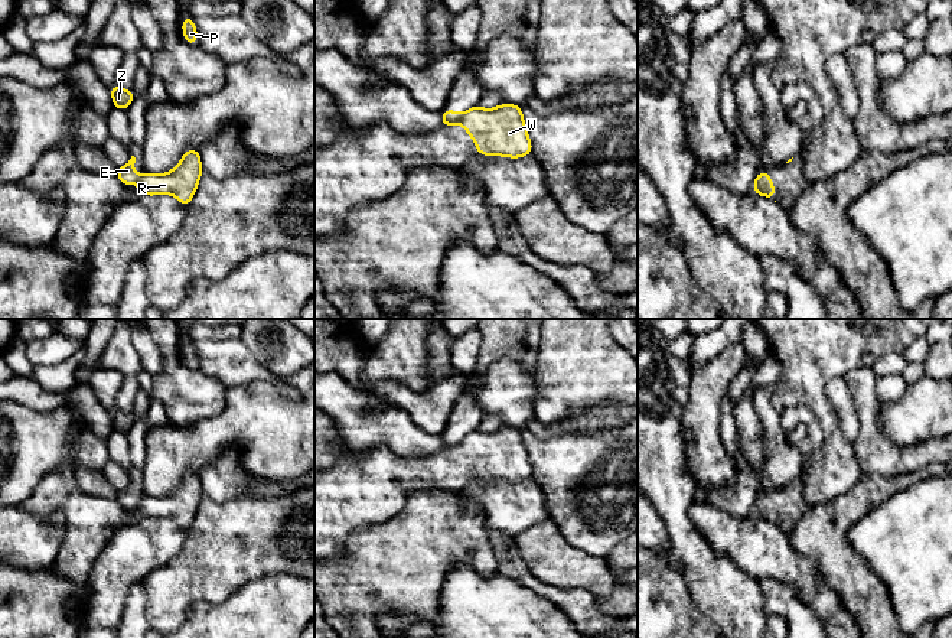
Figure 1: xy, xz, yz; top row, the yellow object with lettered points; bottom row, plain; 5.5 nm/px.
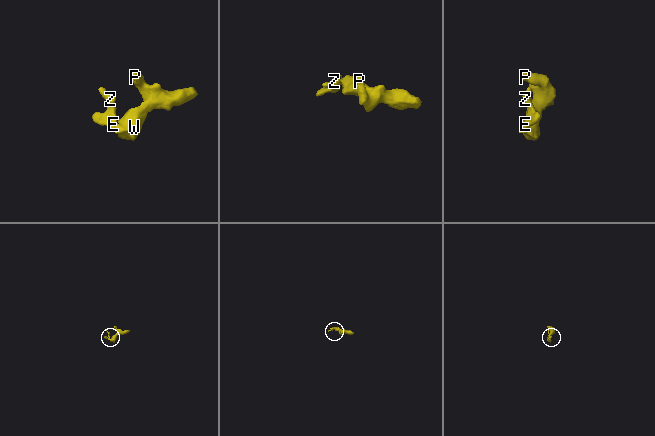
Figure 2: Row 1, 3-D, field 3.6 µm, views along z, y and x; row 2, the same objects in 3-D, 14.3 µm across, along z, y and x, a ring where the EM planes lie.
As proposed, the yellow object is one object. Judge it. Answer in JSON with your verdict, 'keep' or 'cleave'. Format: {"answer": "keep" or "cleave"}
{"answer": "cleave"}

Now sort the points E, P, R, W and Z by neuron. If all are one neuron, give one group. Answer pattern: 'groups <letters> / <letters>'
groups E Z / P R W

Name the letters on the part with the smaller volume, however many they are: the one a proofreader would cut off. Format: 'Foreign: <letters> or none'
Foreign: E, Z

